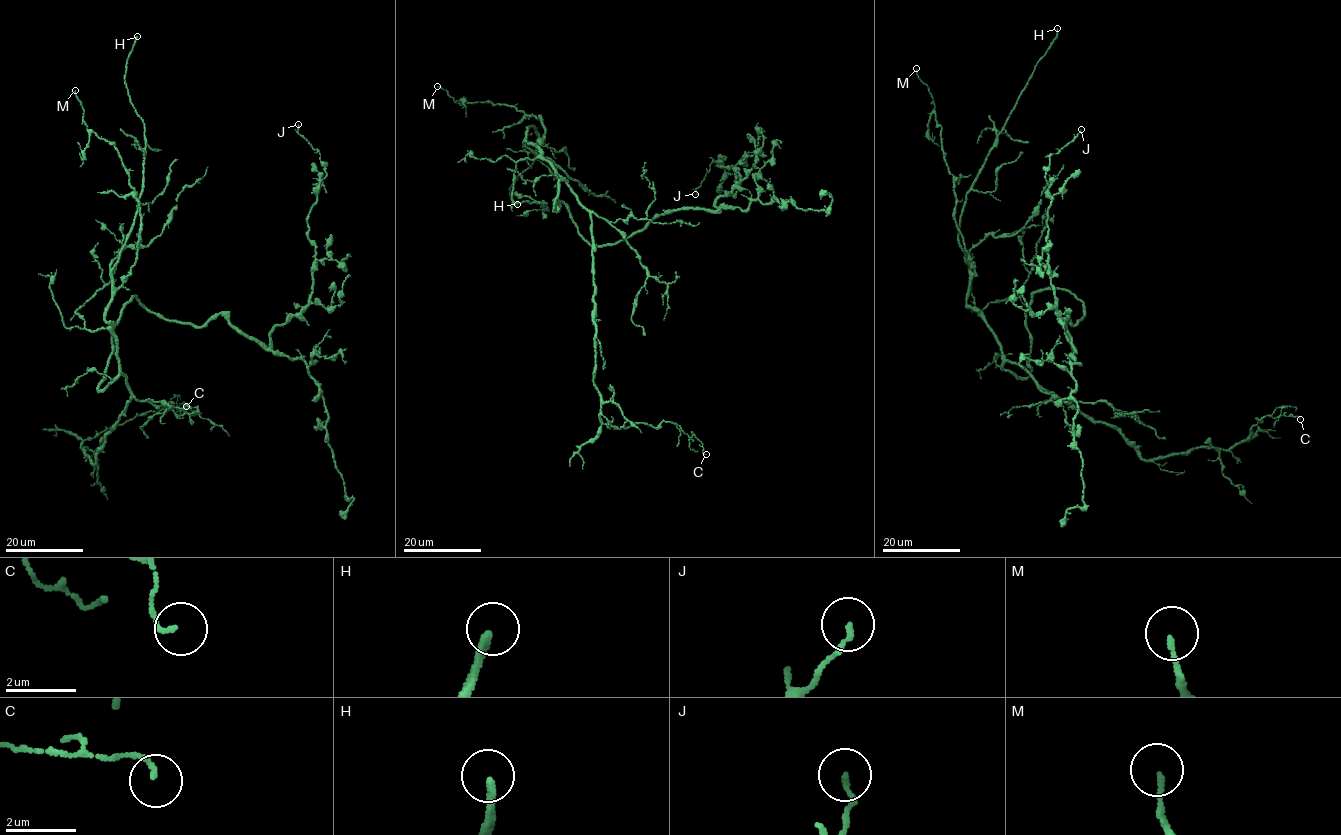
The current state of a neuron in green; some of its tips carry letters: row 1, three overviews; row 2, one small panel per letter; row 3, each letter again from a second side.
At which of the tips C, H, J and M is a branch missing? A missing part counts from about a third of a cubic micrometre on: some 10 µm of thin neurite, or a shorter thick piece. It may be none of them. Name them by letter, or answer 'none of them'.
H

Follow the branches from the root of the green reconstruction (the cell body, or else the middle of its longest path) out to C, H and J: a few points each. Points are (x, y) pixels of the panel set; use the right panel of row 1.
C: (1028, 333), (1029, 375), (1004, 370), (1016, 362), (1146, 460), (1230, 449), (1277, 407), (1300, 419)
H: (1028, 333), (1030, 373), (1017, 377), (967, 304), (959, 231), (966, 193), (1057, 28)
J: (1028, 333), (1032, 294), (1067, 290), (1075, 350), (1045, 171), (1081, 129)

